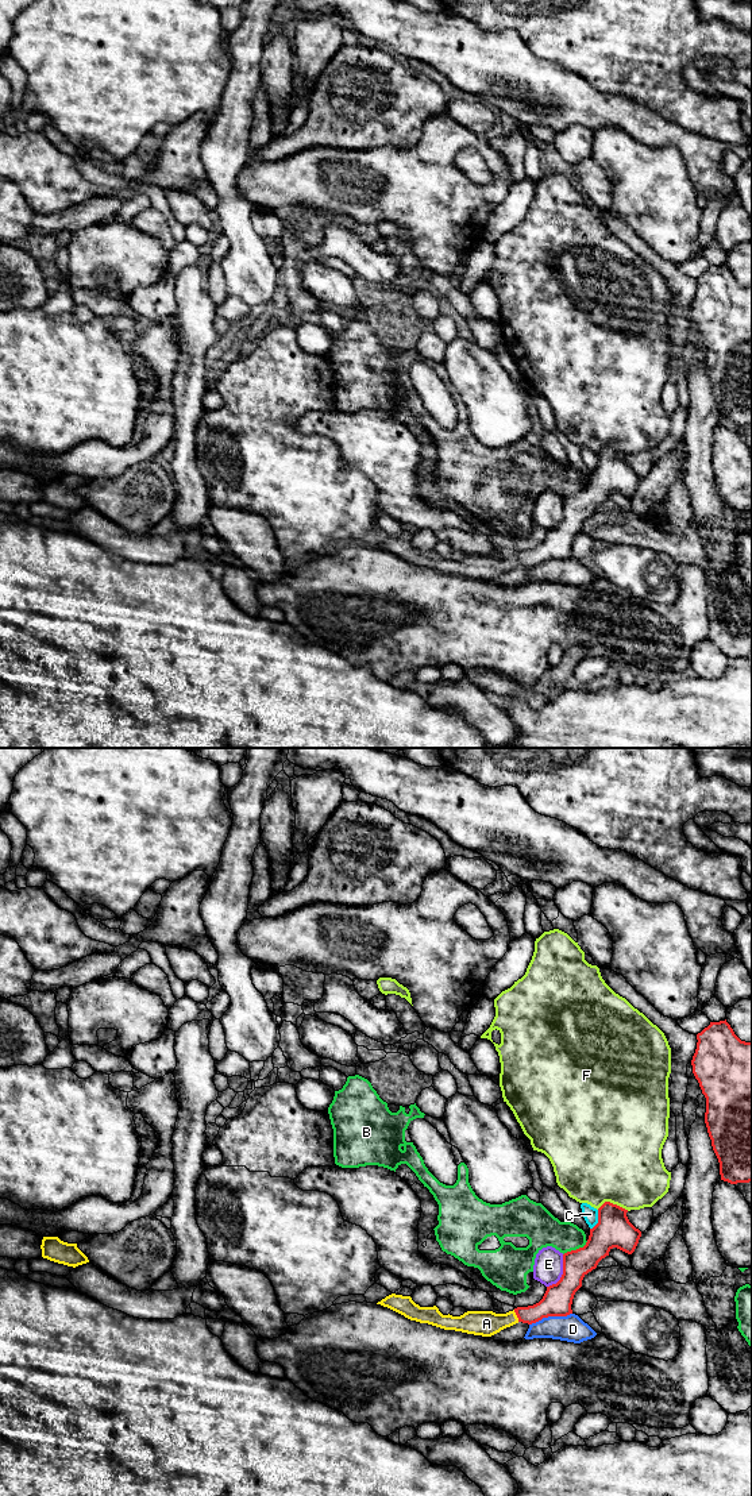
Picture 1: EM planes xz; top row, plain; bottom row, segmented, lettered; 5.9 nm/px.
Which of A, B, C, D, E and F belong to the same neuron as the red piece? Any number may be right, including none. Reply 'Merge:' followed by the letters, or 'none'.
Merge: A

